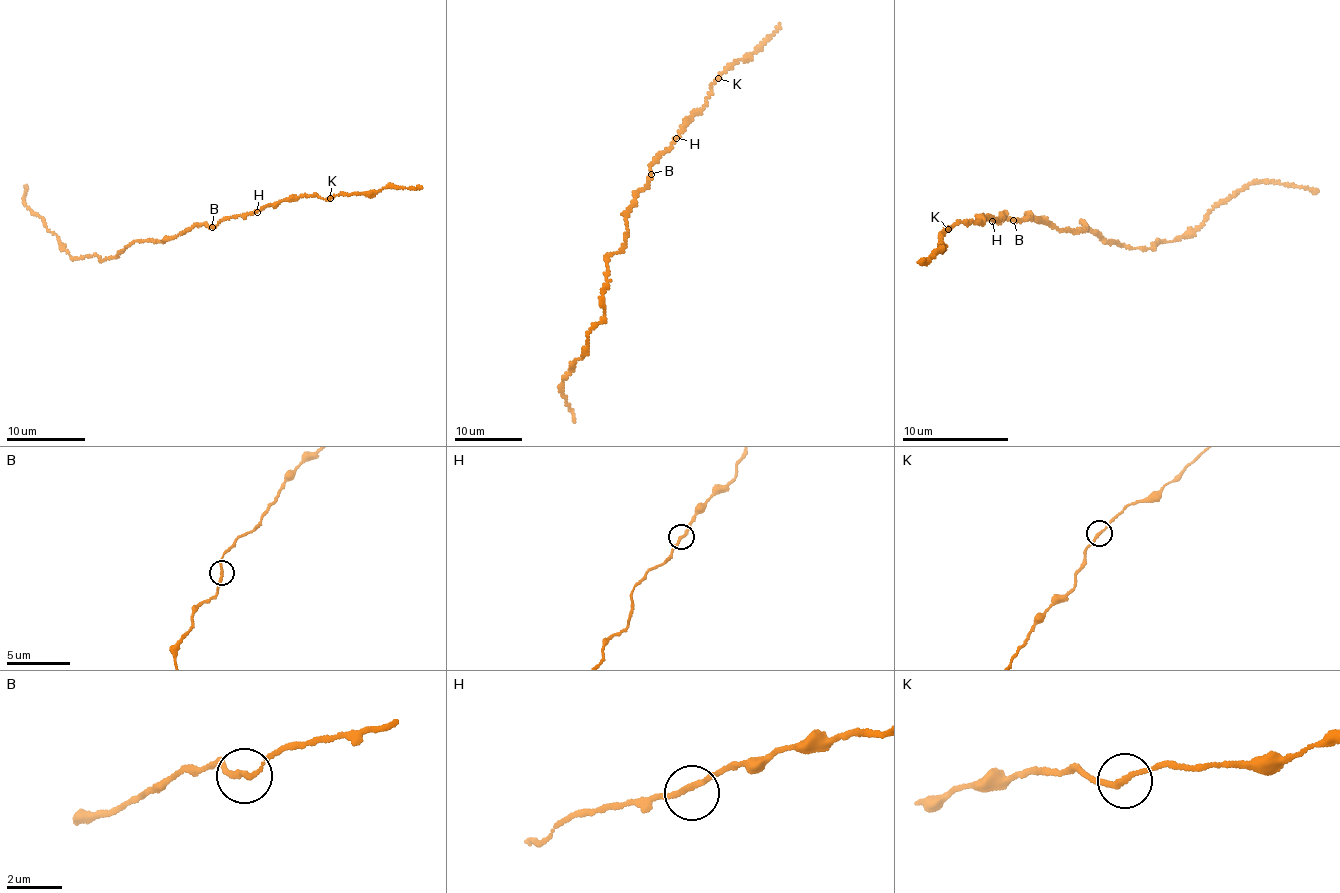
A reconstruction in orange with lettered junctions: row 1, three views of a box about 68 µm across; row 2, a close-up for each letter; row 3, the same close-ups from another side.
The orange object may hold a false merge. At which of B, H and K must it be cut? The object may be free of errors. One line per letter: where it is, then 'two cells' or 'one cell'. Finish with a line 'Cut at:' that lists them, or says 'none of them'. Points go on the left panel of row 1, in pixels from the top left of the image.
B: (212, 227) | one cell
H: (257, 212) | one cell
K: (330, 198) | one cell
Cut at: none of them

